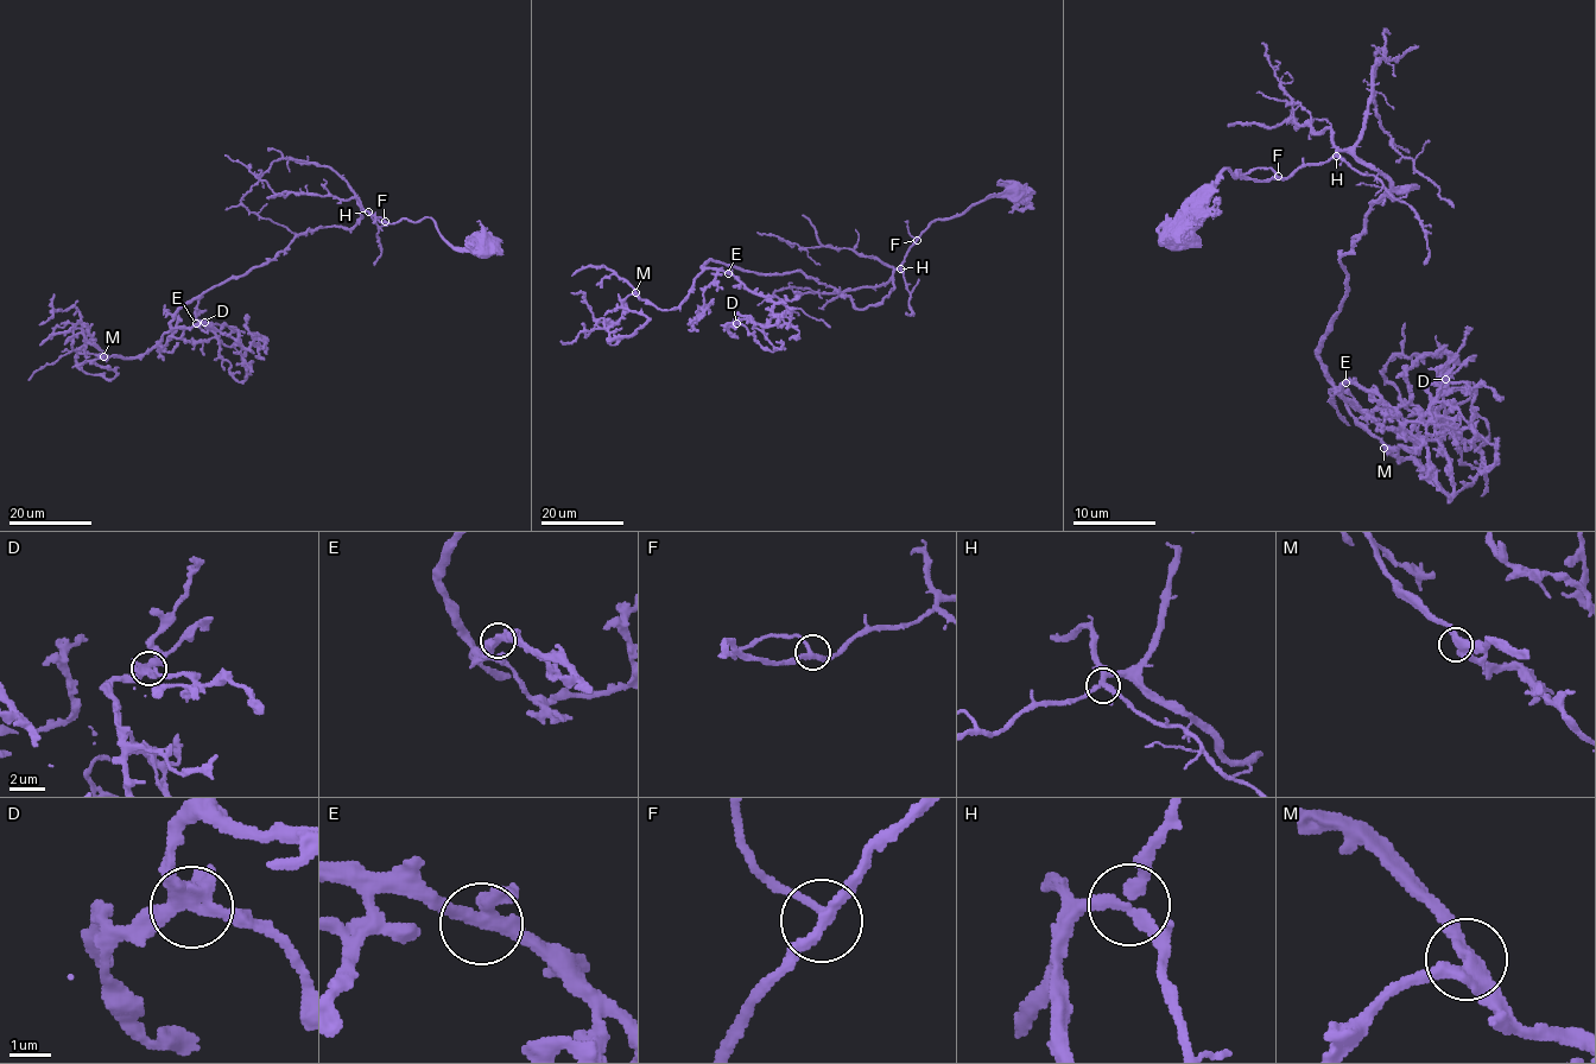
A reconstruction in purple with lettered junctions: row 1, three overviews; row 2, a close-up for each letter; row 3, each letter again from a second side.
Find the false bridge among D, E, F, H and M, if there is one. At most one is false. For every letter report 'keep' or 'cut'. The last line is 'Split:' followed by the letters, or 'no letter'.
D: keep
E: keep
F: keep
H: keep
M: keep
Split: no letter

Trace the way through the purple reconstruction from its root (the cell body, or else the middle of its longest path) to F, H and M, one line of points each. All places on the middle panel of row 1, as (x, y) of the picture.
F: (1015, 189), (1004, 196), (987, 196), (948, 219), (933, 220), (917, 240)
H: (1015, 189), (1004, 196), (987, 196), (948, 219), (933, 220), (910, 249), (900, 268)
M: (1015, 189), (933, 220), (891, 292), (862, 309), (800, 271), (711, 260), (676, 308), (635, 292)

